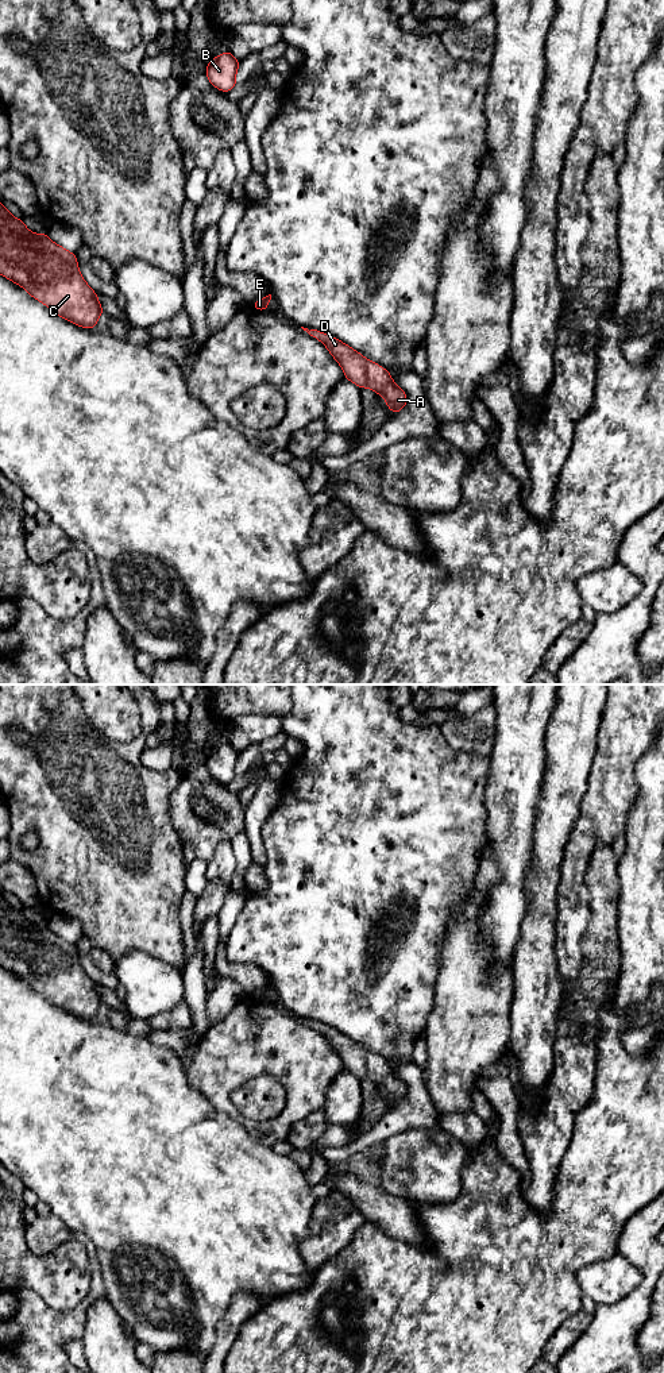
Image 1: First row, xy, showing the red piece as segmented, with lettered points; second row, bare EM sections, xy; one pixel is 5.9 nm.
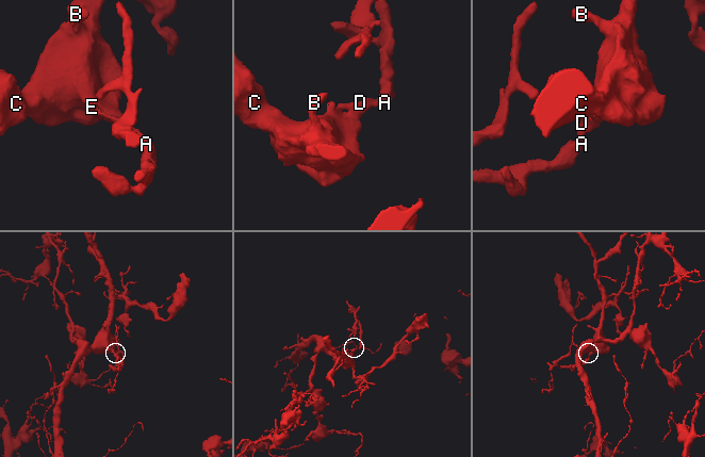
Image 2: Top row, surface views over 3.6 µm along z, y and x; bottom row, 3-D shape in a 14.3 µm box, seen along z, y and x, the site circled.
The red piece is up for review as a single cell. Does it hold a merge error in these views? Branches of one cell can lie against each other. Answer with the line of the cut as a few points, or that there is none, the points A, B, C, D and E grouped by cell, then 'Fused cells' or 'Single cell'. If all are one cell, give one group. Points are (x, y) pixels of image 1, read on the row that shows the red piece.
No split. Groups: A B C D E. Single cell

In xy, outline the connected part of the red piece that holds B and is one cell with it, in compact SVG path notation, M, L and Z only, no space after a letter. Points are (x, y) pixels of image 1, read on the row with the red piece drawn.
M227 50L209 61L205 73L215 88L227 93L236 86L239 65L240 62Z

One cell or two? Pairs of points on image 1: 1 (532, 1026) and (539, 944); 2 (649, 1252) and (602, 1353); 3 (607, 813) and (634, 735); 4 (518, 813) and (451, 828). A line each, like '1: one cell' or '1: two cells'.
1: one cell
2: one cell
3: one cell
4: two cells

